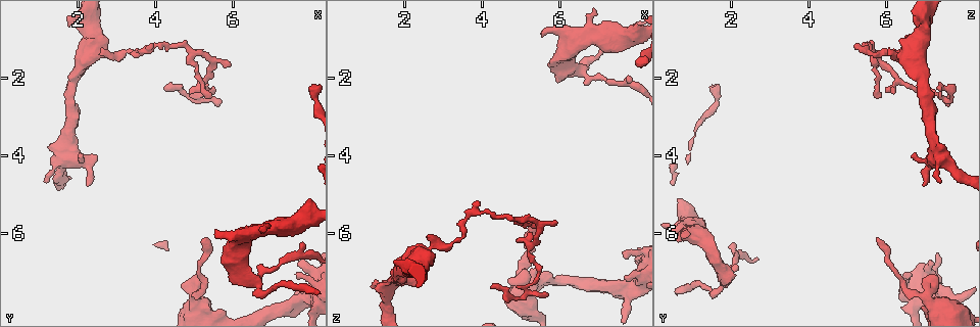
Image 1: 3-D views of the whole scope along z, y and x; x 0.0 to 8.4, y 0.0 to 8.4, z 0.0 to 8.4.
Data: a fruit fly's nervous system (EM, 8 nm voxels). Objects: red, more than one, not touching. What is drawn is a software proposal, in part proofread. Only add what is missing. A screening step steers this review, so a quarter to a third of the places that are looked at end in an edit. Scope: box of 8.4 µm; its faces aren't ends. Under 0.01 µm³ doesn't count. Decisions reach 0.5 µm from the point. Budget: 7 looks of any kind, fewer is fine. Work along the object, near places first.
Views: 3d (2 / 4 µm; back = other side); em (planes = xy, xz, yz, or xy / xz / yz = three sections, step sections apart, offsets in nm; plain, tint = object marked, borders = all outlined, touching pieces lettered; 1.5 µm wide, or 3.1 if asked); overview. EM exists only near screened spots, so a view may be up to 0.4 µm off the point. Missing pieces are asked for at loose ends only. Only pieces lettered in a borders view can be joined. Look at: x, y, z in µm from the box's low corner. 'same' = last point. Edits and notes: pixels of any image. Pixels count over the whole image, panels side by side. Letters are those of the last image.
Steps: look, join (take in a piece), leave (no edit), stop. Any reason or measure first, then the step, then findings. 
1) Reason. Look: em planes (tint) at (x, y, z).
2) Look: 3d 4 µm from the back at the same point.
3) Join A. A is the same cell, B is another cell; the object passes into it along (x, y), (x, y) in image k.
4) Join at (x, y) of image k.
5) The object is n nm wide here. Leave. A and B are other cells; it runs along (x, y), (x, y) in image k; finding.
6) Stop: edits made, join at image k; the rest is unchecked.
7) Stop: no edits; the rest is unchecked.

Look: em planes (plain) at (6.00, 7.30, 1.95).

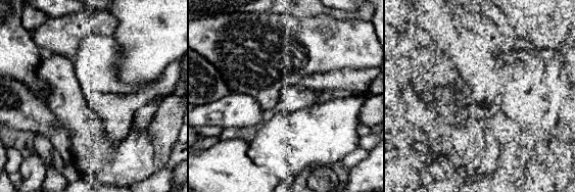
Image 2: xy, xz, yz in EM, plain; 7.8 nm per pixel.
Look: em planes (borders) at the same point.

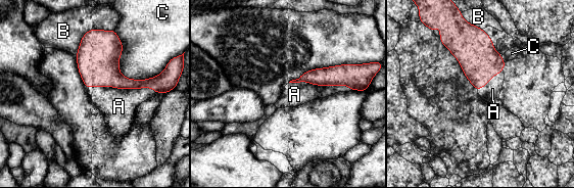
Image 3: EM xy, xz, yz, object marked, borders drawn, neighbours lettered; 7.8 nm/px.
Join A. A is the same cell, B and C are other cells; the neuron continues.

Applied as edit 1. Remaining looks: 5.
Tapers out. Look: em xz step 8 (borders) at (5.30, 6.15, 5.75).

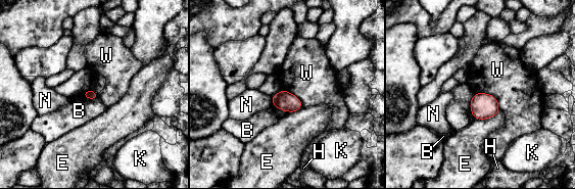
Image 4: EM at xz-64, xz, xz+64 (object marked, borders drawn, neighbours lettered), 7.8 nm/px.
Leave. B, E, H, K, N and W are other cells; a border runs along (474, 93), (491, 94), (499, 109) in image 4; none of them fits.

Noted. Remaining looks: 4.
Free end. Look: em planes (tint) at (5.65, 2.55, 7.55).

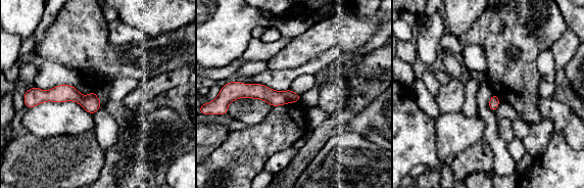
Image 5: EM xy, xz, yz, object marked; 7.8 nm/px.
See the neighbours. Look: em planes (borders) at the same point.

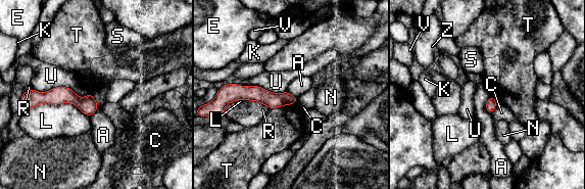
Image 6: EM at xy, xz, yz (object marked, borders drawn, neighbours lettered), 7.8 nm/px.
The object is 90 nm wide here. Leave. A, C, E, K, L, N, R, S, T, U, V and Z are other cells; none of them fits.

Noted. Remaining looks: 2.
Stop: edits made, join at image 3; the rest is unchecked.

